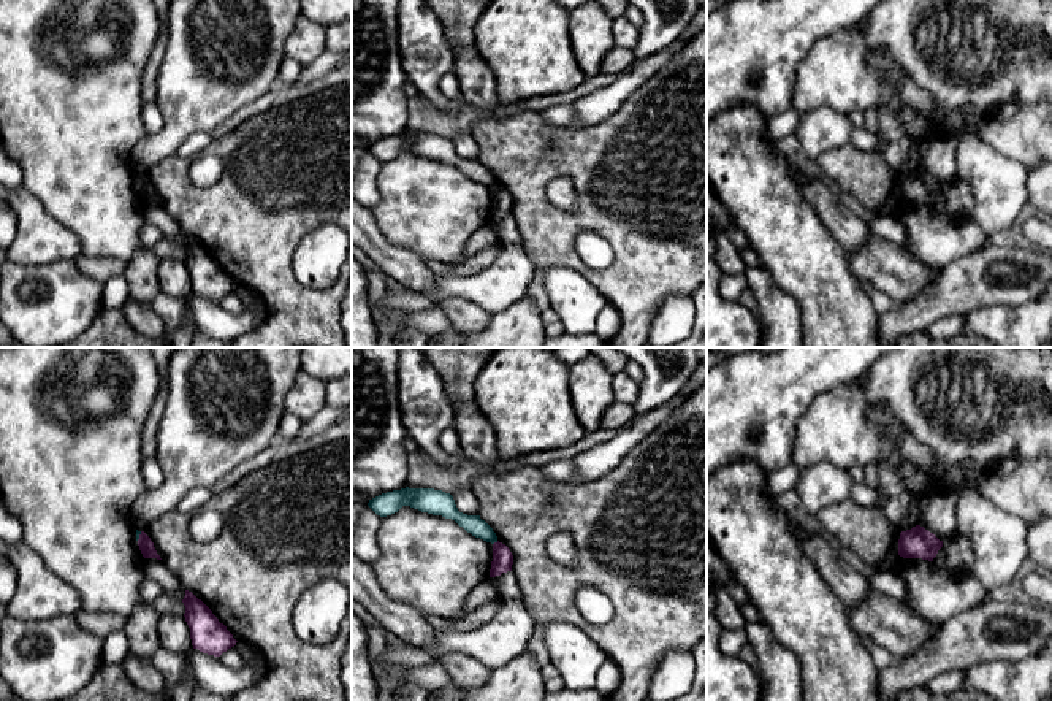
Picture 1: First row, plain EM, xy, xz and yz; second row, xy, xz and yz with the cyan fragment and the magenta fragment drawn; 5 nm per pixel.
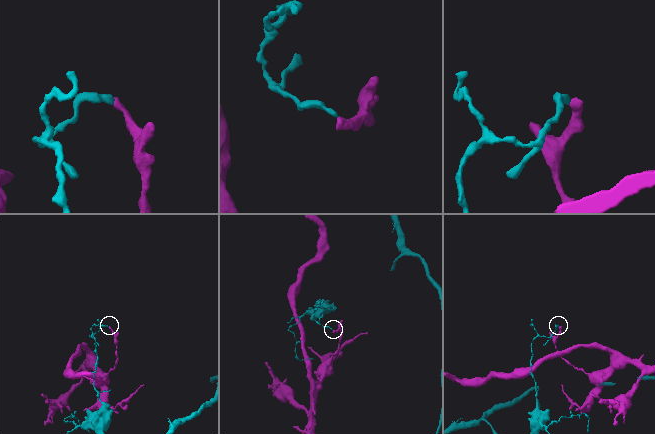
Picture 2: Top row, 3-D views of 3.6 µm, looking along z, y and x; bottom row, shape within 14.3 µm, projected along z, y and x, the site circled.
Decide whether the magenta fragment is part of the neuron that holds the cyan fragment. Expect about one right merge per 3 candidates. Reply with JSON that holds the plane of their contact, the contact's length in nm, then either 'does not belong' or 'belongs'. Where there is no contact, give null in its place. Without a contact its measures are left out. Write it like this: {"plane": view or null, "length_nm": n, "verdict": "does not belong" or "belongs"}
{"plane": "xz", "length_nm": 40, "verdict": "does not belong"}

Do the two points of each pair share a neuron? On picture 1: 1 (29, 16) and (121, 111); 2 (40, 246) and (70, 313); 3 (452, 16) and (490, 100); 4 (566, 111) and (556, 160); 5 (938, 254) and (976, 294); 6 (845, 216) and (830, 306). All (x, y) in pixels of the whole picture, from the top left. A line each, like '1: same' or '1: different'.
1: same
2: different
3: same
4: different
5: different
6: different

